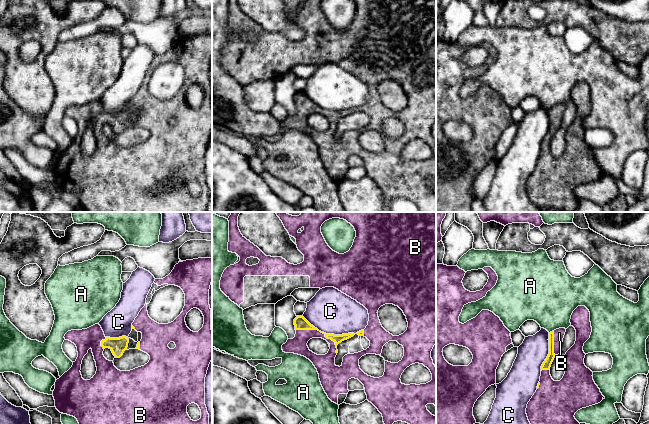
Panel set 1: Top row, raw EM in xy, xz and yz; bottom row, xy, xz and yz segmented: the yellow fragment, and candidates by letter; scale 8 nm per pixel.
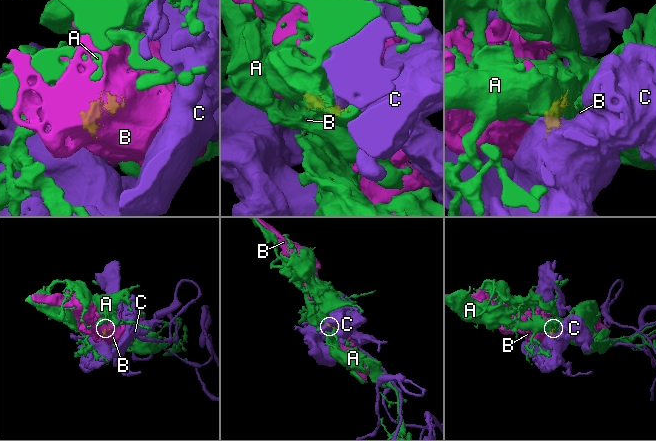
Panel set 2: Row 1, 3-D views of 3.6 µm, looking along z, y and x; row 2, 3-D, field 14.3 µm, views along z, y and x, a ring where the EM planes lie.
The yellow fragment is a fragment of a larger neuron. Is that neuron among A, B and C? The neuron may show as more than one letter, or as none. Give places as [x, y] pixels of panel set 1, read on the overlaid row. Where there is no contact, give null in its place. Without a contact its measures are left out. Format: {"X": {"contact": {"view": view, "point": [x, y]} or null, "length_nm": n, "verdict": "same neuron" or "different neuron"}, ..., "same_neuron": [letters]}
{"A": {"contact": {"view": "yz", "point": [552, 331]}, "length_nm": 50, "verdict": "different neuron"}, "B": {"contact": {"view": "xz", "point": [321, 332]}, "length_nm": 380, "verdict": "same neuron"}, "C": {"contact": {"view": "xz", "point": [332, 334]}, "length_nm": 500, "verdict": "different neuron"}, "same_neuron": ["B"]}

